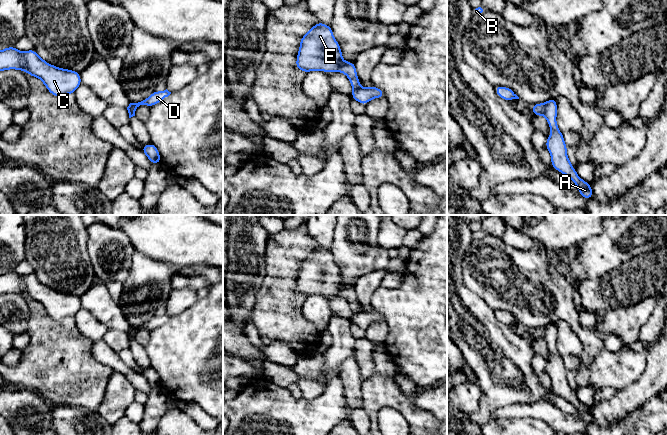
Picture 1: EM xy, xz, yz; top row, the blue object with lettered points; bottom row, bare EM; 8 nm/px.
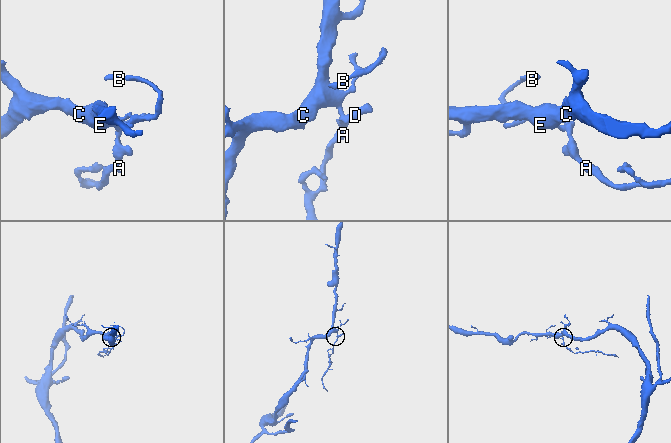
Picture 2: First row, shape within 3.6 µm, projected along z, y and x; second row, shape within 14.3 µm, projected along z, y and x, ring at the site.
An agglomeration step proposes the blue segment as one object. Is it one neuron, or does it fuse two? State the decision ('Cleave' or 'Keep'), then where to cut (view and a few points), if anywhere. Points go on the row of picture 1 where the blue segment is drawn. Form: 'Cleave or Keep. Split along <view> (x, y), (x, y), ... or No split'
Cleave. Split along yz (544, 104), (544, 112), (542, 114)

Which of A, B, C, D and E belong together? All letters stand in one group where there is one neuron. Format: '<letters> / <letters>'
A D / B C E

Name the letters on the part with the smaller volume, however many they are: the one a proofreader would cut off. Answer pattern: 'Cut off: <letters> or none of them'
Cut off: A, D

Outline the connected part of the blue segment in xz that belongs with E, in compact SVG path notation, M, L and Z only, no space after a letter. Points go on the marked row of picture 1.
M318 22L300 39L300 47L296 59L296 69L306 73L320 70L327 73L342 72L350 80L353 89L360 87L360 82L355 68L355 62L345 62L339 43L333 36L331 26Z

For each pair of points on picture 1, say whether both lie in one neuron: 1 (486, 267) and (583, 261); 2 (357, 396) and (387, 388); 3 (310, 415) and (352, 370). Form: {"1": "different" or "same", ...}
{"1": "same", "2": "different", "3": "different"}

